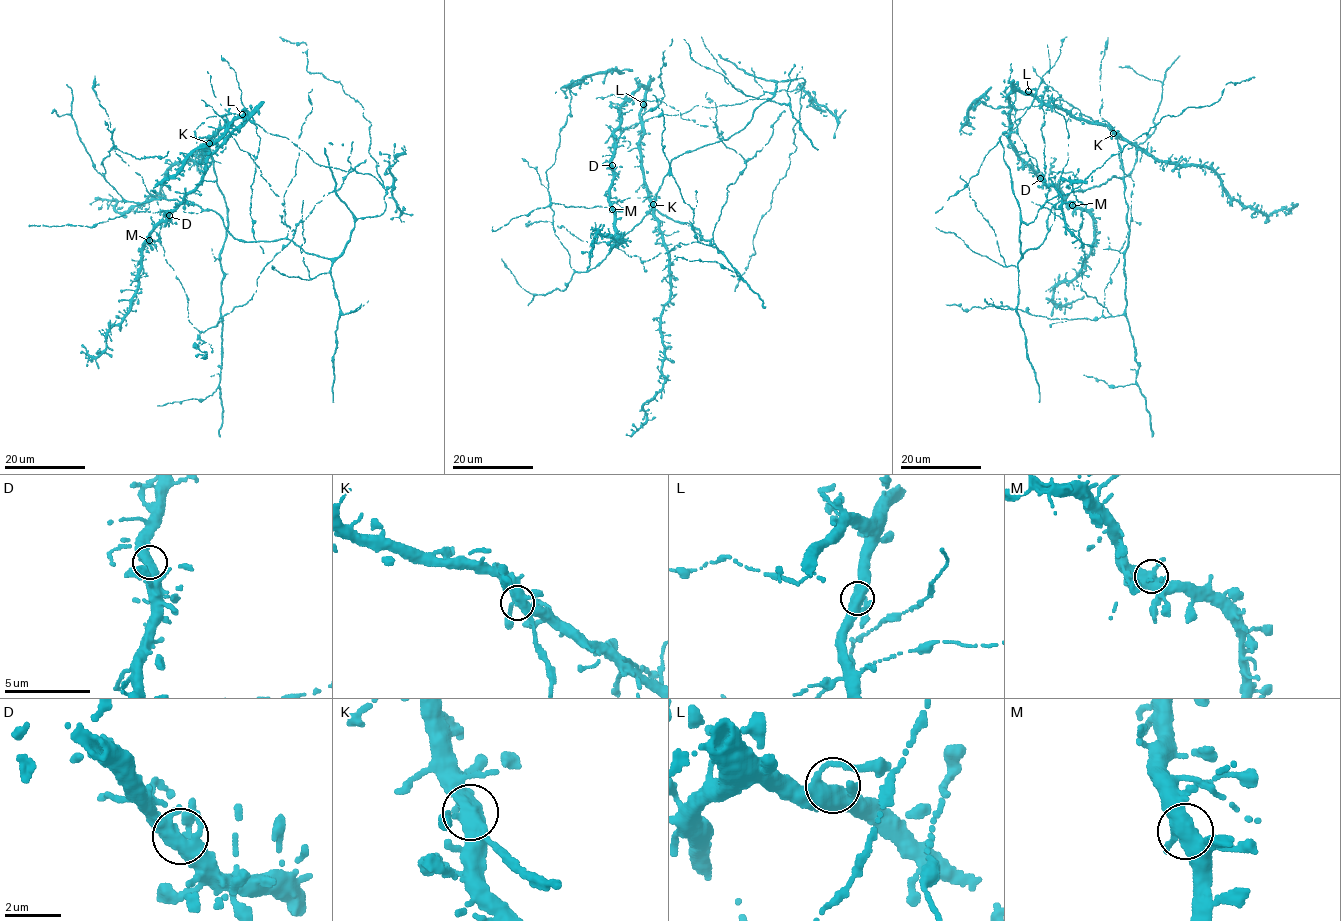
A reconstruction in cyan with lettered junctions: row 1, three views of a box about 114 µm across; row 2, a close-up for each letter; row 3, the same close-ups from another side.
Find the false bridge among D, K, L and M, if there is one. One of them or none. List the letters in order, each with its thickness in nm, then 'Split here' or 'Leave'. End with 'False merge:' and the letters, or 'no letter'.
D: Thickness 420 nm. Leave
K: Thickness 440 nm. Split here
L: Thickness 460 nm. Leave
M: Thickness 400 nm. Leave
False merge: K

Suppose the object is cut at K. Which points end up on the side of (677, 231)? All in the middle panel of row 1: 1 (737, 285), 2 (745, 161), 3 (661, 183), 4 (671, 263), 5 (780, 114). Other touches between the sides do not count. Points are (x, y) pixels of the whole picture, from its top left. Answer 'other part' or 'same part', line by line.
1: same part
2: other part
3: same part
4: same part
5: other part

